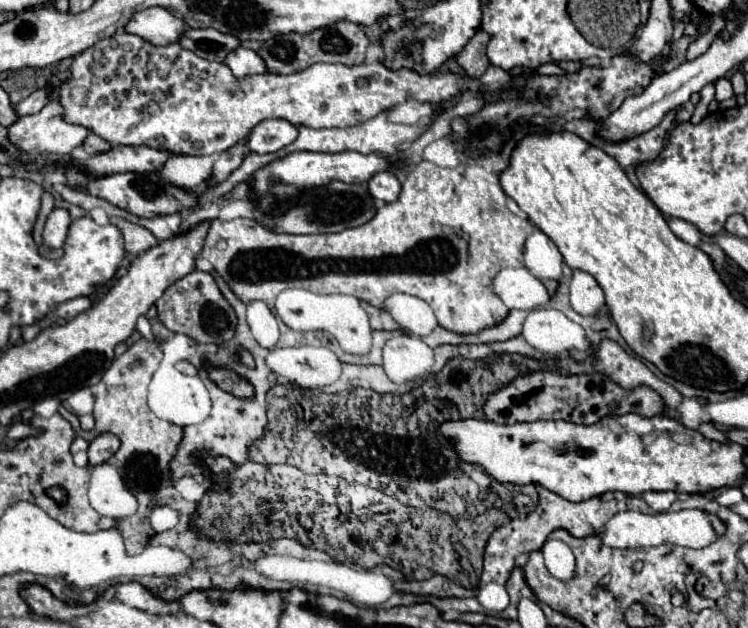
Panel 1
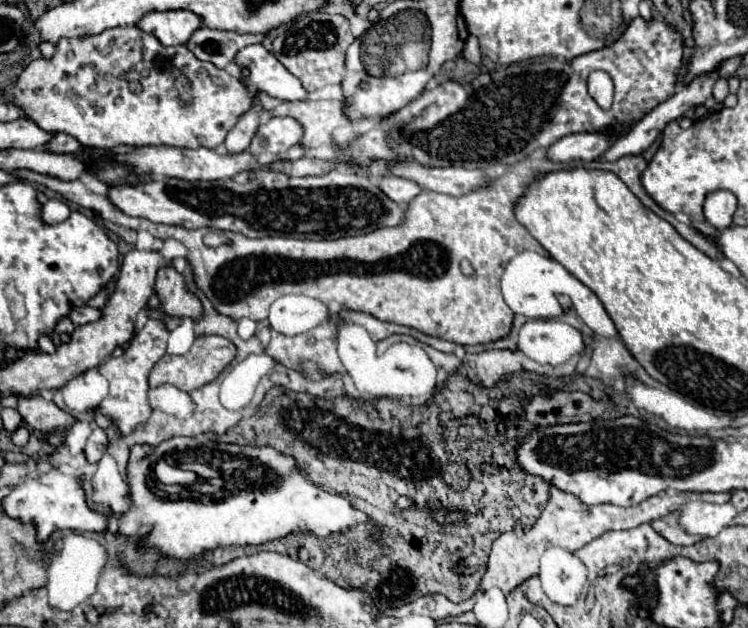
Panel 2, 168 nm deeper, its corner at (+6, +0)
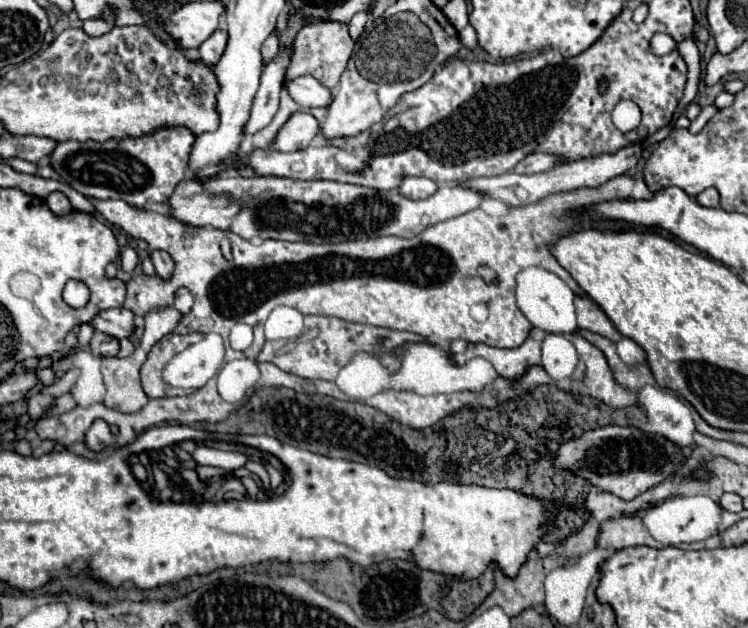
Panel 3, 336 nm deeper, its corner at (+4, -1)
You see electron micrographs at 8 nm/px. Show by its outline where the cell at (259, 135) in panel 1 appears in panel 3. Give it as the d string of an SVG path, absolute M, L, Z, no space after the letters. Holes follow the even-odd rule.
M295 112L277 132L271 148L279 152L295 152L307 148L317 136L319 122L307 112Z

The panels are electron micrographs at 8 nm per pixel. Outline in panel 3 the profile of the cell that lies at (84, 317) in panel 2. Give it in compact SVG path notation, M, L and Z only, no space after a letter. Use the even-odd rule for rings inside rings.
M127 308L101 310L101 314L91 320L91 326L115 338L127 338L135 330L135 314Z

